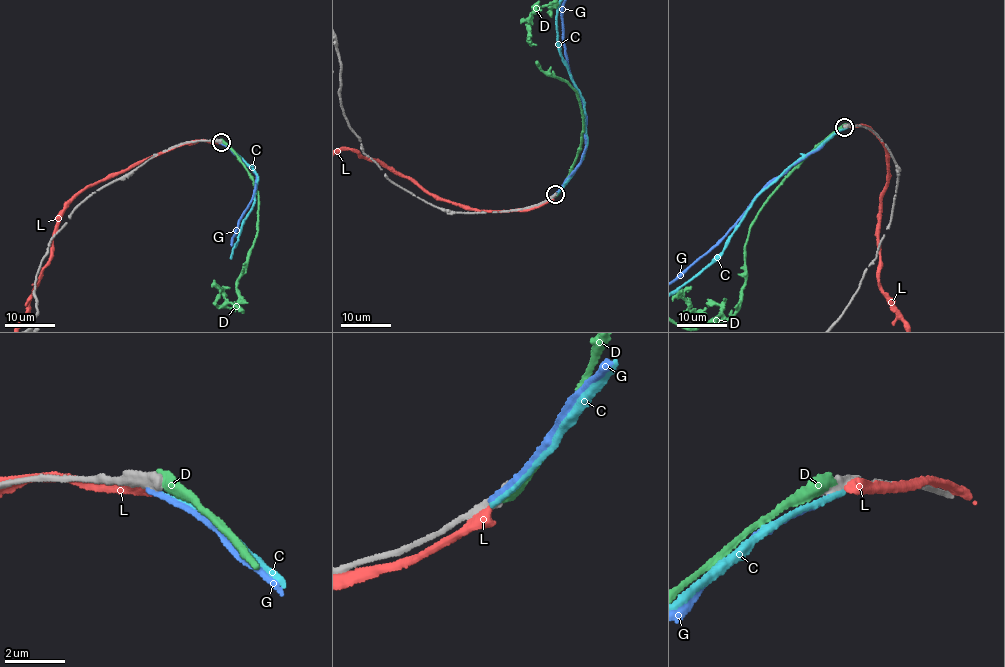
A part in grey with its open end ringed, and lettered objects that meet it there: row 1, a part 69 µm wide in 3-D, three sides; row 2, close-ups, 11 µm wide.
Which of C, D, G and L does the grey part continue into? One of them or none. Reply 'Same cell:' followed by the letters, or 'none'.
Same cell: none

